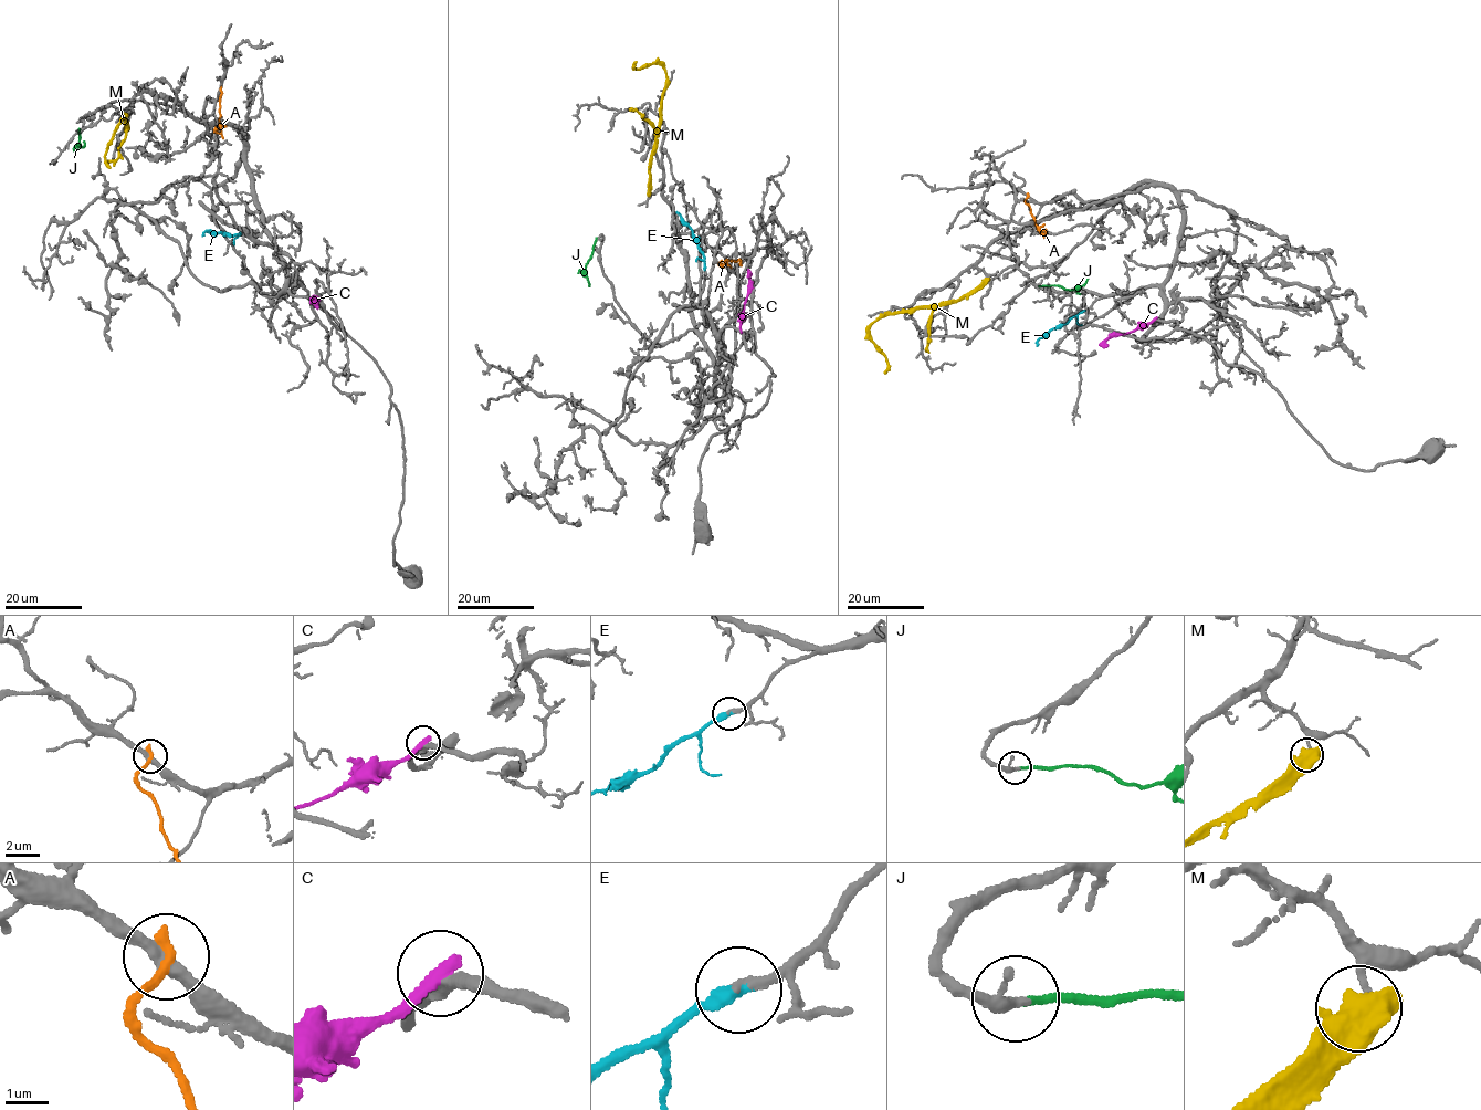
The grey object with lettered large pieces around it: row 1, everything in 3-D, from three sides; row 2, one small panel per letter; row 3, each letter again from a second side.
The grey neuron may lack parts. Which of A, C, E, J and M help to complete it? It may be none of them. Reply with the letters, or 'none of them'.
E, J

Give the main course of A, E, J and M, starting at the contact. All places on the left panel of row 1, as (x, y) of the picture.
A: (221, 88), (221, 132), (214, 132), (217, 128)
E: (240, 233), (231, 236), (210, 230), (202, 236)
J: (79, 129), (81, 147), (84, 145), (83, 142)
M: (124, 119), (127, 128), (125, 116), (106, 148), (105, 163), (109, 168)

